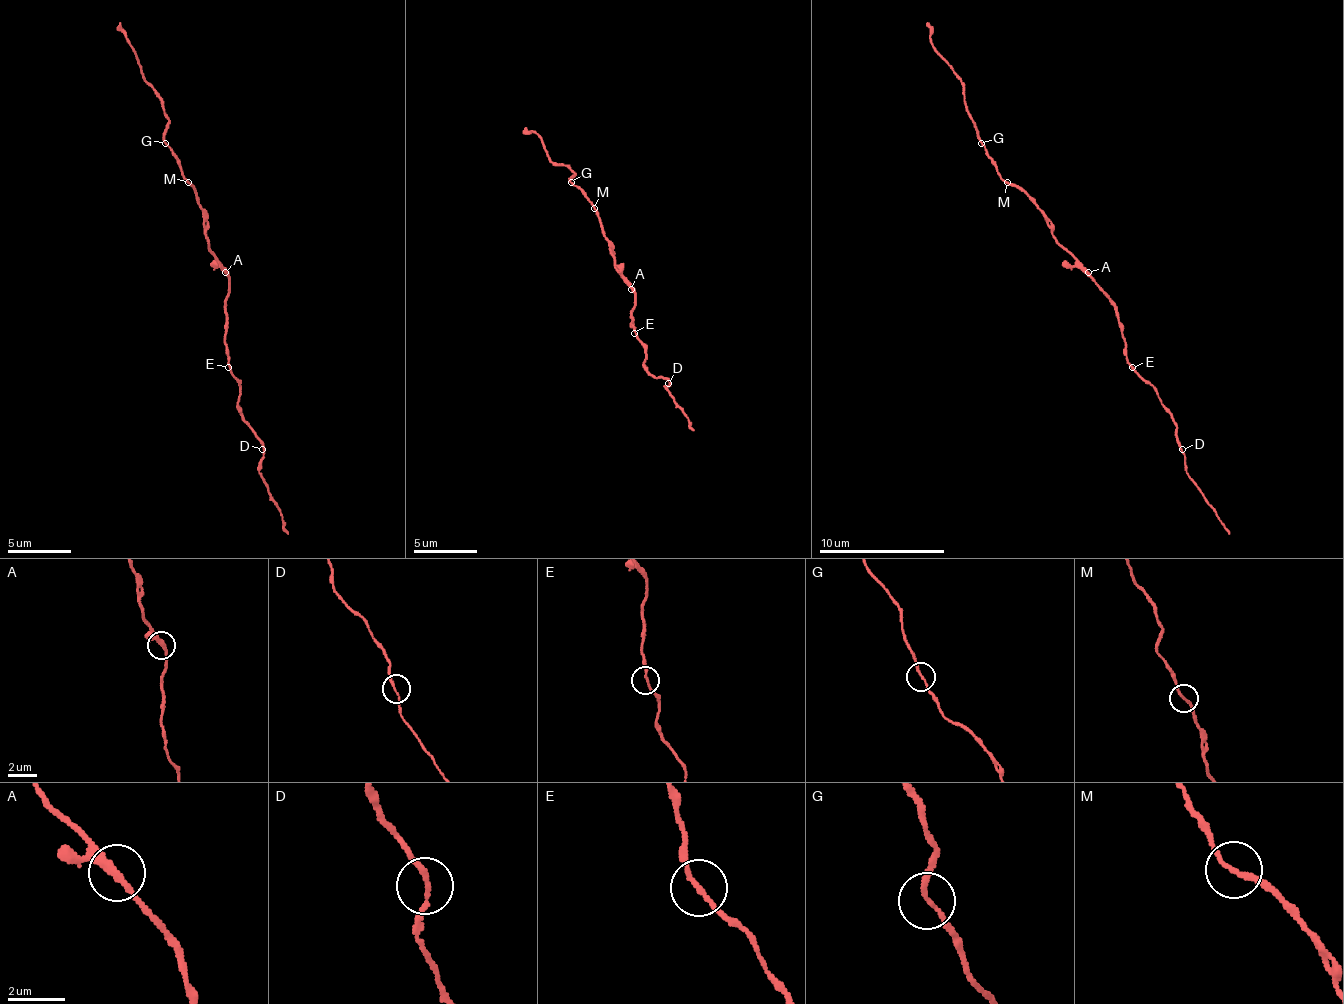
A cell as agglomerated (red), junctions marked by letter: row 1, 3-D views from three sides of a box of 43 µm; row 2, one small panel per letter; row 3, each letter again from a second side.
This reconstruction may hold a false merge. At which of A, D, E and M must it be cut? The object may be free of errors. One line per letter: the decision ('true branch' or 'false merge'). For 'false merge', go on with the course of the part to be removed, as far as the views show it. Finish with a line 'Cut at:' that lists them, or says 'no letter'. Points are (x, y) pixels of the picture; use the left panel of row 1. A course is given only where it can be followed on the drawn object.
A: true branch
D: true branch
E: true branch
M: true branch
Cut at: no letter

